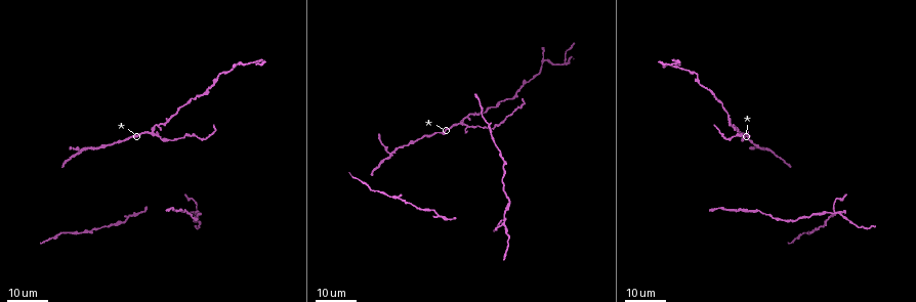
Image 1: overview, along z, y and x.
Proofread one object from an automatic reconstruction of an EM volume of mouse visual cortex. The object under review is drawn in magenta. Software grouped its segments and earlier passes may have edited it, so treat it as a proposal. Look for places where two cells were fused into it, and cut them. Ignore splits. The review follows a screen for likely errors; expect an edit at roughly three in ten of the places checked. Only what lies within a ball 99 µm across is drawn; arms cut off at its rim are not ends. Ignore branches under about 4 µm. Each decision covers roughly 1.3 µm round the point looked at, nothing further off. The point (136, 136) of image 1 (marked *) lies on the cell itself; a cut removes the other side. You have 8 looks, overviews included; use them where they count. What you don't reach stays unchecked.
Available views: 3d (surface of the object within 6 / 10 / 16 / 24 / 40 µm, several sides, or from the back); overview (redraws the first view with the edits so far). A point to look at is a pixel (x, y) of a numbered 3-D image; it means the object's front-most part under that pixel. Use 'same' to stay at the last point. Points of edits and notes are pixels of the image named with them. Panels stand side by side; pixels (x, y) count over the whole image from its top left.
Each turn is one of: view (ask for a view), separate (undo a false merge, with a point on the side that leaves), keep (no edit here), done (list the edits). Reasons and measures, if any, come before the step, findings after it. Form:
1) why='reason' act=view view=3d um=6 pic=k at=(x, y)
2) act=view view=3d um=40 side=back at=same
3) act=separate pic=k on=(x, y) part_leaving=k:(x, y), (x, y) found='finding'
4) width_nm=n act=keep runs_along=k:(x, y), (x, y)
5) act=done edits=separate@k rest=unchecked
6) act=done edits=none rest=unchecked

why='three-way junction' act=view view=3d um=16 pic=1 at=(462, 124)

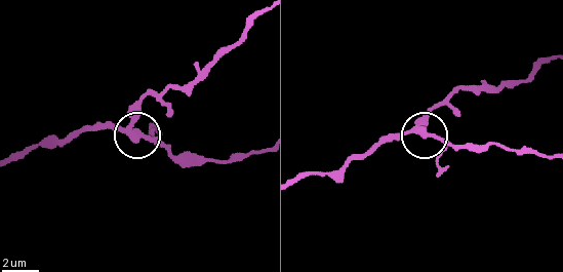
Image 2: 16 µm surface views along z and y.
act=view view=3d um=6 pic=2 at=(134, 124)

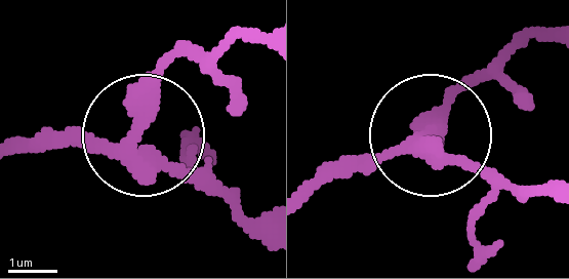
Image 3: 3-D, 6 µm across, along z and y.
width_nm=360 act=keep runs_along=3:(22, 149), (131, 145), (148, 87), (176, 54) found='one cell here'

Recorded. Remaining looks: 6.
why='a narrow waist' act=view view=3d um=24 pic=1 at=(399, 198)

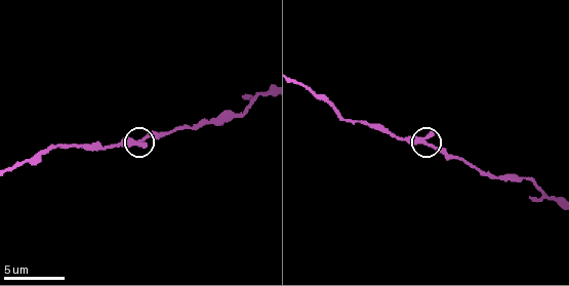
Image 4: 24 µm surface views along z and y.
why='closer look' act=view view=3d um=10 pic=4 at=(144, 139)

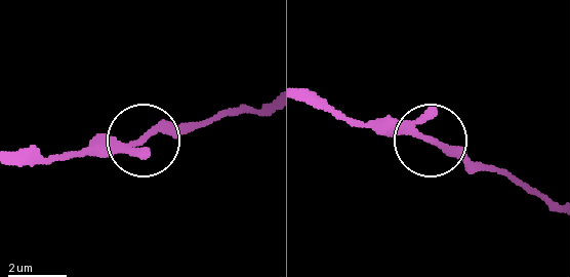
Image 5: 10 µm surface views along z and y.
width_nm=180 act=keep found='continuous, no second cell'

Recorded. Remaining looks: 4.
why='calibre changes' act=view view=3d um=24 pic=1 at=(813, 215)

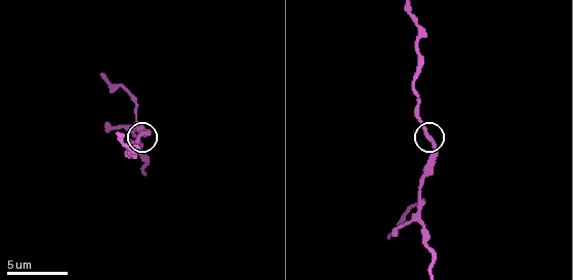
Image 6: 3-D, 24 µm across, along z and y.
why='closer look' act=view view=3d um=10 pic=6 at=(145, 135)

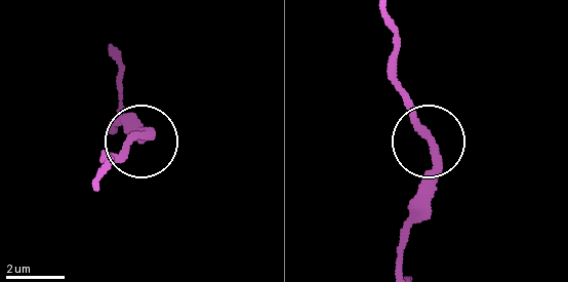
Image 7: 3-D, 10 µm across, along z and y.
width_nm=240 act=keep runs_along=7:(388, 14), (399, 95), (432, 147), (432, 217) found='one cell here'

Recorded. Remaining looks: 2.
why='three arms meet' act=view view=3d um=10 pic=4 at=(547, 198)

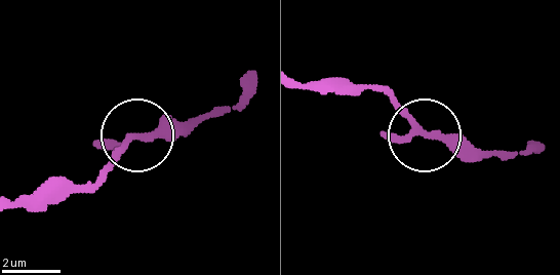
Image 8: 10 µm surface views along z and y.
act=view view=3d um=6 pic=8 at=(141, 136)

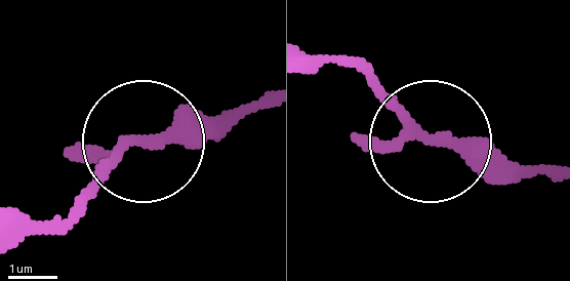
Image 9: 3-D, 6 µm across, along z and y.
arms=3 act=keep runs_along=9:(306, 62), (355, 66), (429, 131), (477, 135), (551, 171) found='all the same cell'

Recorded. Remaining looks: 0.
act=done edits=none rest=unchecked

